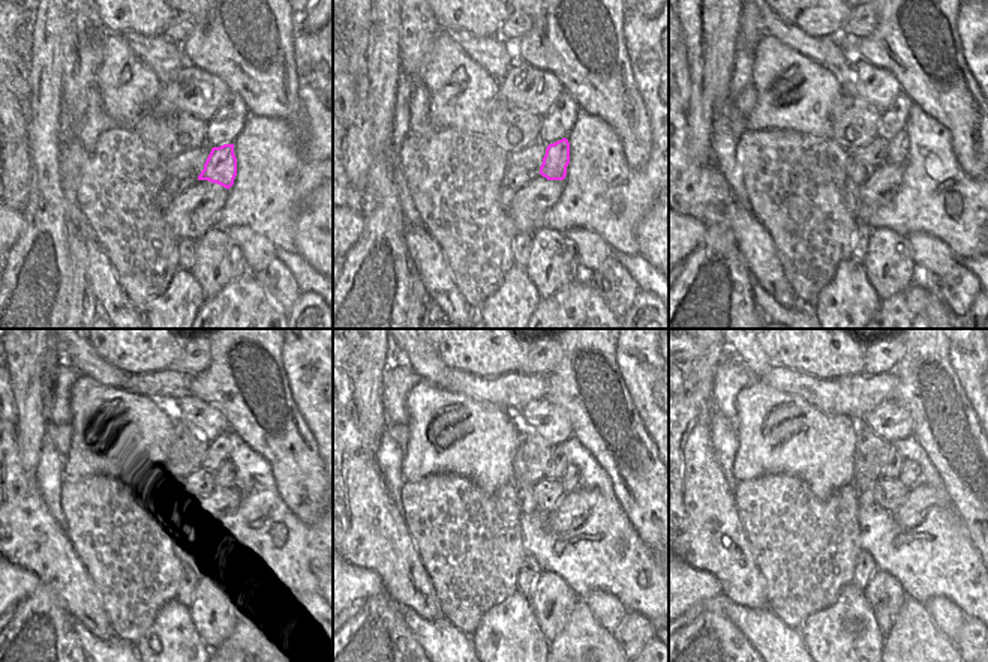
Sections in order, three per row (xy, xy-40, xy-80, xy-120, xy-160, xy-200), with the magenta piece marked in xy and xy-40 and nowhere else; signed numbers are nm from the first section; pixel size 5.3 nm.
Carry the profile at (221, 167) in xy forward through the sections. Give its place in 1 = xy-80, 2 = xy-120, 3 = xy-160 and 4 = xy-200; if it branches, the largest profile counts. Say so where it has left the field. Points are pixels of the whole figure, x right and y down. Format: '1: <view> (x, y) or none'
1: xy-80 (898, 146)
2: xy-120 (225, 476)
3: xy-160 (570, 481)
4: xy-200 (910, 470)

